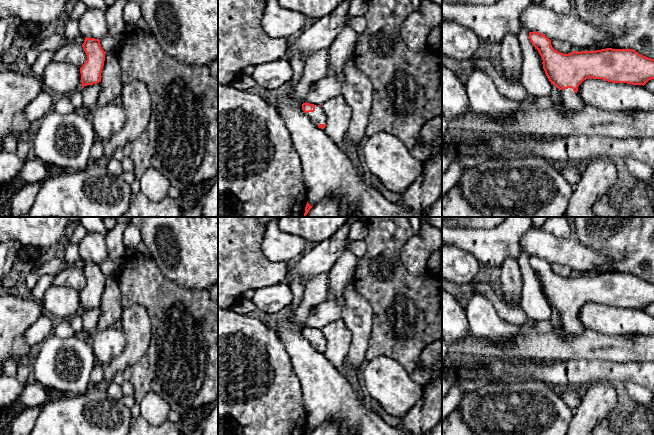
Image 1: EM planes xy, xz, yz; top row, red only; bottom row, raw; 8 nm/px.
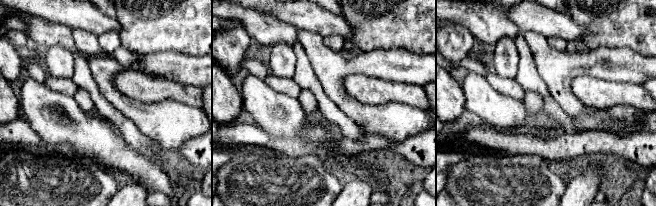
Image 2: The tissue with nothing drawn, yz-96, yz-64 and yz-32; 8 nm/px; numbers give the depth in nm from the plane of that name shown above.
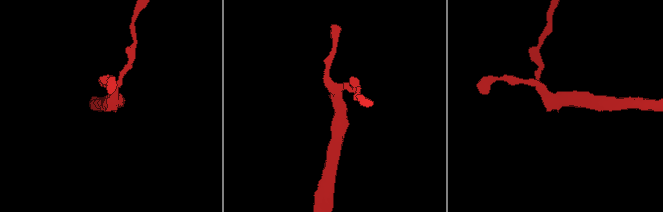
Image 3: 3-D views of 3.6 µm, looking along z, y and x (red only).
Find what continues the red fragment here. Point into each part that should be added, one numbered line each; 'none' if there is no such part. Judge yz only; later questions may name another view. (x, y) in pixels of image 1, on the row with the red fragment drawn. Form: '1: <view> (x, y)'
1: yz (570, 99)

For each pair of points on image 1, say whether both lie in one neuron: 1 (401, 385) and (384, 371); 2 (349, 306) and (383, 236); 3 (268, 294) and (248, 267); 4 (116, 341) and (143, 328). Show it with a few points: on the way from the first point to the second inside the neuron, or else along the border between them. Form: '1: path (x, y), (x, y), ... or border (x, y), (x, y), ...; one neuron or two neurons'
1: path (397, 384), (388, 375); one neuron
2: border (351, 283), (351, 286), (369, 303), (372, 309); two neurons
3: border (281, 282), (259, 287), (242, 295); two neurons
4: border (118, 324), (125, 337), (125, 348), (114, 358); two neurons

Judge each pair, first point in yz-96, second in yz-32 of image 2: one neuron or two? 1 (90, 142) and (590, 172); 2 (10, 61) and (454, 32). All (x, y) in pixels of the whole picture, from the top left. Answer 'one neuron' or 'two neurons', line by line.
1: two neurons
2: one neuron

